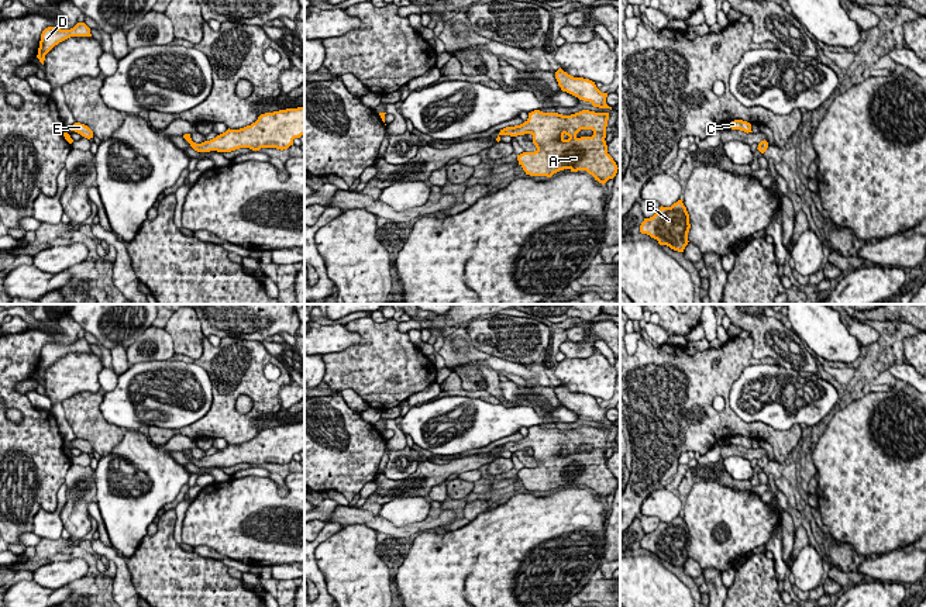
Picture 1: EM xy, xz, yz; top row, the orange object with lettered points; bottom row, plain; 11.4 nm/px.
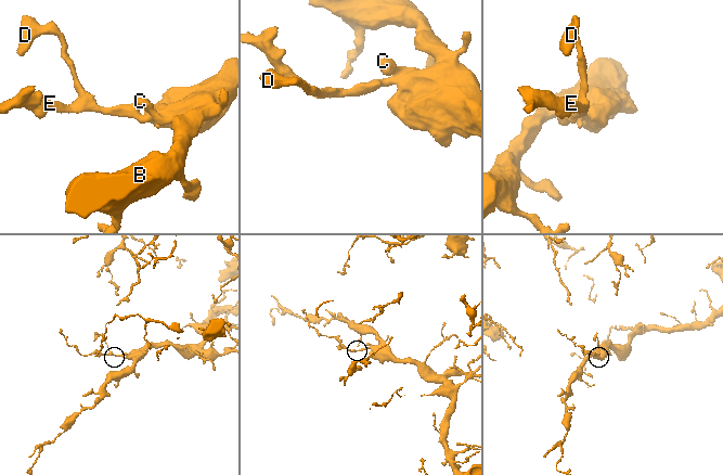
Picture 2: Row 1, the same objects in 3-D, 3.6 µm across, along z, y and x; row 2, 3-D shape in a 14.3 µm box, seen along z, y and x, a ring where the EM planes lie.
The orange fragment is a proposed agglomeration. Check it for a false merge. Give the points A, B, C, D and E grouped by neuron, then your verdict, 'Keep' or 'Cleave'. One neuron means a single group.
Groups: A B C D E. Keep

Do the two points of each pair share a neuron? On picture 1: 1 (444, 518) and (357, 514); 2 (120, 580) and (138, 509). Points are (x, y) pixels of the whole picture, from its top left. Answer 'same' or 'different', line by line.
1: same
2: different

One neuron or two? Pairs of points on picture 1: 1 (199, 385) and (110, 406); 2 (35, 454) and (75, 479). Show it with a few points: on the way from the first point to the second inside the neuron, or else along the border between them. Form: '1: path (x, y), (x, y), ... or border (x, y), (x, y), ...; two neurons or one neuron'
1: path (176, 389), (133, 389); one neuron
2: border (72, 464), (64, 482); two neurons

